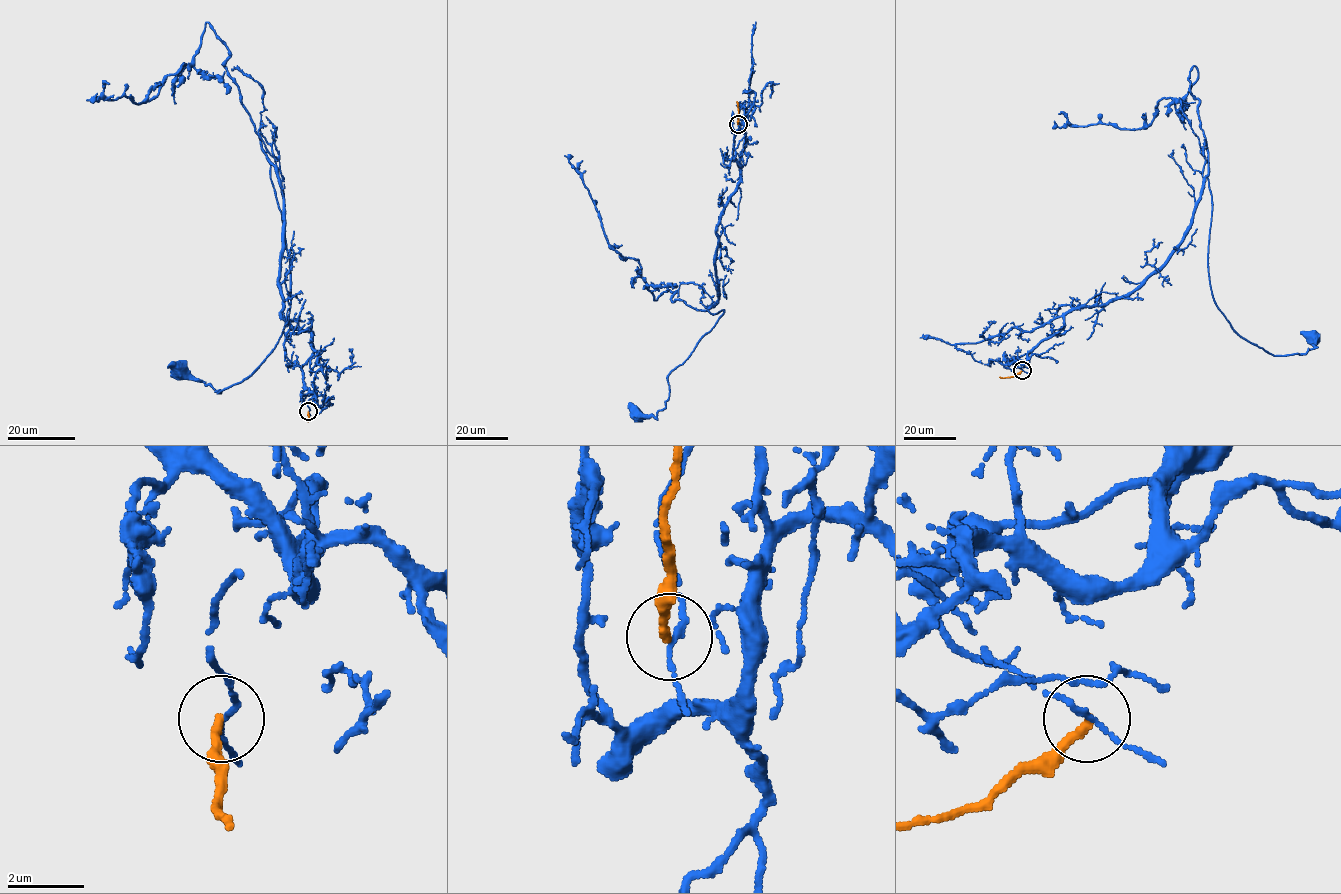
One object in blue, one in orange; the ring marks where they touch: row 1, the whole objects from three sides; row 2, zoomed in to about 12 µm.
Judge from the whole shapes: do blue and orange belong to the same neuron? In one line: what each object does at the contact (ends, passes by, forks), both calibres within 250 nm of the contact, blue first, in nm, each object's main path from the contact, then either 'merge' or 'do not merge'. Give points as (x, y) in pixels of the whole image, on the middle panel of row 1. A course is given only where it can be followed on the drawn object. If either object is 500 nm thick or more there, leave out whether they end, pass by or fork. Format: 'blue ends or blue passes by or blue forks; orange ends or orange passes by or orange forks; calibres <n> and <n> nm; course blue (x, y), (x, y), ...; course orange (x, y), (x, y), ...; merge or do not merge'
blue passes by; orange ends; calibres 130 and 240 nm; course blue (738, 124), (743, 108), (741, 176), (716, 231), (708, 310), (724, 313), (668, 376), (665, 407), (638, 414); course orange (738, 124), (736, 102); do not merge

